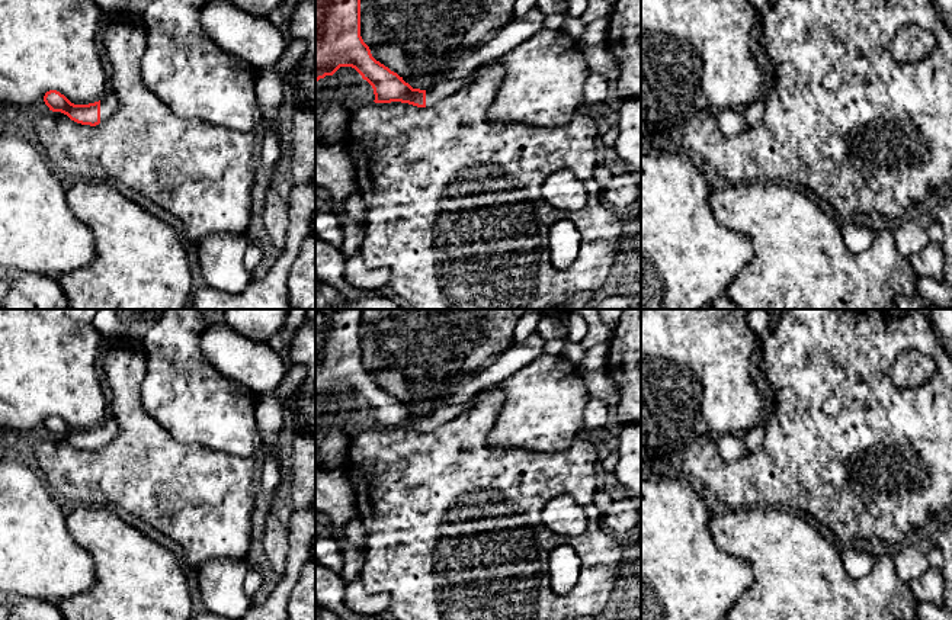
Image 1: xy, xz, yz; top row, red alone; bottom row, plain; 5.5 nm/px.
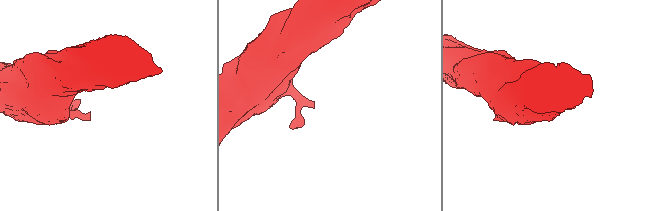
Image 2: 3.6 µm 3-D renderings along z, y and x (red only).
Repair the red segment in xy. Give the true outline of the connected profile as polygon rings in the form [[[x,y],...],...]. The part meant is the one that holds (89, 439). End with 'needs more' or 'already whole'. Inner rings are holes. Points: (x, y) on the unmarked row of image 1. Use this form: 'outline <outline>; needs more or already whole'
outline [[[49,415],[44,421],[44,427],[49,436],[61,437],[71,446],[90,452],[109,446],[118,434],[118,421],[112,417],[108,417],[106,421],[99,427],[74,430],[60,417]]]; needs more

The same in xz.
outline [[[315,309],[315,408],[333,401],[340,392],[355,393],[375,420],[375,428],[401,427],[417,433],[430,433],[467,411],[480,396],[458,405],[437,407],[430,414],[413,414],[397,398],[376,386],[360,362],[360,315],[363,309]]]; needs more

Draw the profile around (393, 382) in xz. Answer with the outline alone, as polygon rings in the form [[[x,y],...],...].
[[[381,370],[369,375],[376,386],[397,398],[400,402],[411,402],[423,398],[423,393],[414,391],[398,372]]]

